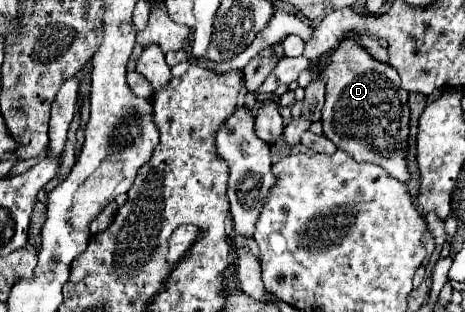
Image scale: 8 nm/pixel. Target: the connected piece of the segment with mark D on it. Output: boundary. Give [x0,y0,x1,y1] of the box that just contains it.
[317,37,409,181]

